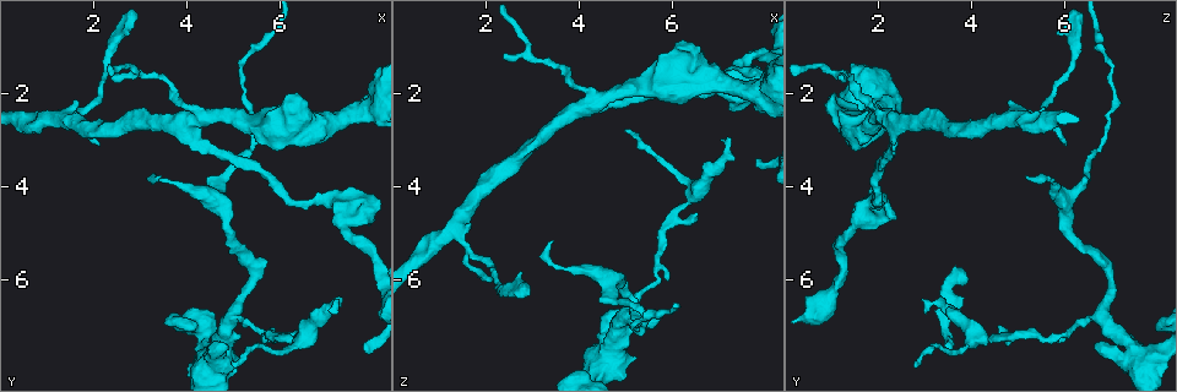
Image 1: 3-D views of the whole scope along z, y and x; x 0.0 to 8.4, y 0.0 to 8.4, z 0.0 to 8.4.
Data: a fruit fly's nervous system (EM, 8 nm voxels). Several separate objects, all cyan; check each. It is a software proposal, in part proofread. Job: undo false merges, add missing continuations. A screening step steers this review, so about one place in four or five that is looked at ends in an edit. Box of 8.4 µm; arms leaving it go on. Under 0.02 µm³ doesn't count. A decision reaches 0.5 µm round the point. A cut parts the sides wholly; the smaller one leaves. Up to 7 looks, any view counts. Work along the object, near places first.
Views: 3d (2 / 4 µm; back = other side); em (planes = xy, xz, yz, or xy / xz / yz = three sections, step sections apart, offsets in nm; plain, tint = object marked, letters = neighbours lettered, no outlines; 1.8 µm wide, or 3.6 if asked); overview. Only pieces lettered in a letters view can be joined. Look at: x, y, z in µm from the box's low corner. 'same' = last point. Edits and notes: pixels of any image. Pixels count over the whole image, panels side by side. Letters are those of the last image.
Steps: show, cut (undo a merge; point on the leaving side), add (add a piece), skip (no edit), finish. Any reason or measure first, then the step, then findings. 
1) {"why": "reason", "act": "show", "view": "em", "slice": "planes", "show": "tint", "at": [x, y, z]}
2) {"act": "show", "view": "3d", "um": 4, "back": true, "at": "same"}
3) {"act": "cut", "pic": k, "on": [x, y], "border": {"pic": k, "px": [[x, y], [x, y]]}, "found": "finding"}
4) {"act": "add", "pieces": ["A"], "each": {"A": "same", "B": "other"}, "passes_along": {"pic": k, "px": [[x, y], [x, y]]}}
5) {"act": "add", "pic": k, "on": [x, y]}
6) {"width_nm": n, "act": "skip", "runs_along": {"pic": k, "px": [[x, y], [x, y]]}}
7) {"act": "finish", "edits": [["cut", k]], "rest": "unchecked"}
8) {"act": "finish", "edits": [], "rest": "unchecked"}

{"why": "tapers out", "act": "show", "view": "em", "slice": "yz", "step": 16, "show": "tint", "at": [2.35, 1.70, 1.20]}

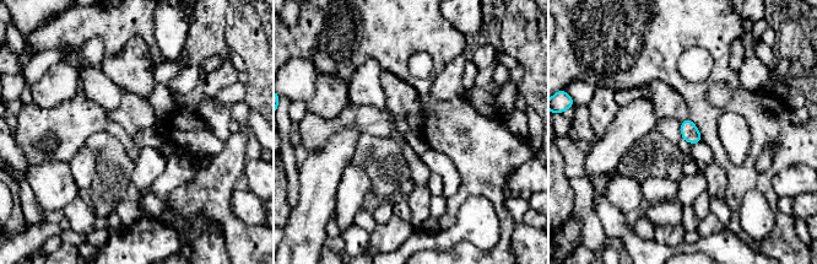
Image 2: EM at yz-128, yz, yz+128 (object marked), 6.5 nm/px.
{"why": "another direction", "act": "show", "view": "em", "slice": "planes", "show": "tint", "at": "same"}

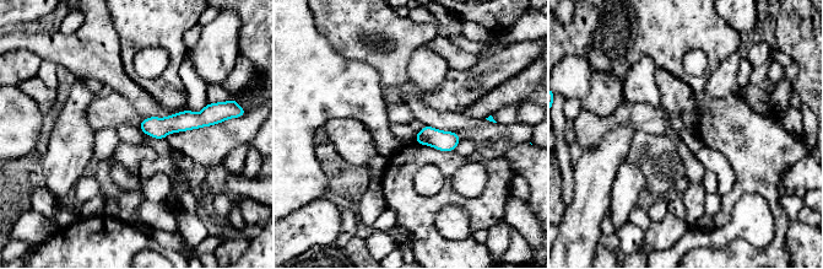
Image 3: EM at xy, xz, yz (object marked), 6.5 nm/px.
{"act": "show", "view": "em", "slice": "planes", "show": "letters", "at": "same"}

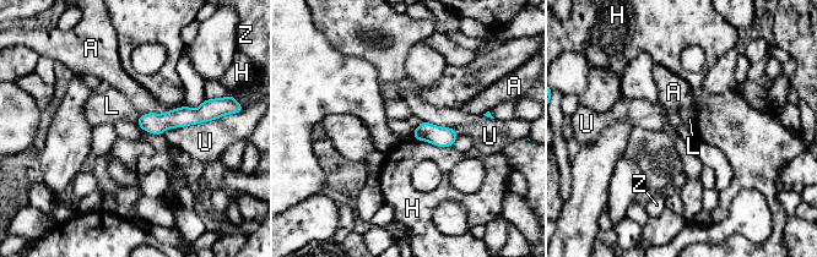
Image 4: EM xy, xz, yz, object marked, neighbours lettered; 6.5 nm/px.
{"longest_contact_nm": ["U", 400], "act": "skip", "each": {"A": "other", "H": "other", "L": "other", "U": "other", "Z": "other"}, "found": "no lettered piece goes on from it"}

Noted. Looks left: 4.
{"why": "four-way junction", "act": "show", "view": "em", "slice": "xz", "step": 4, "show": "tint", "at": [4.00, 2.70, 2.35]}

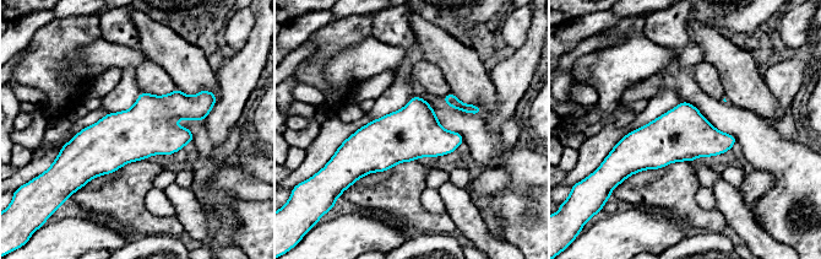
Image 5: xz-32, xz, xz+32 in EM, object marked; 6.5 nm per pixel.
{"act": "show", "view": "em", "slice": "planes", "show": "letters", "at": "same"}

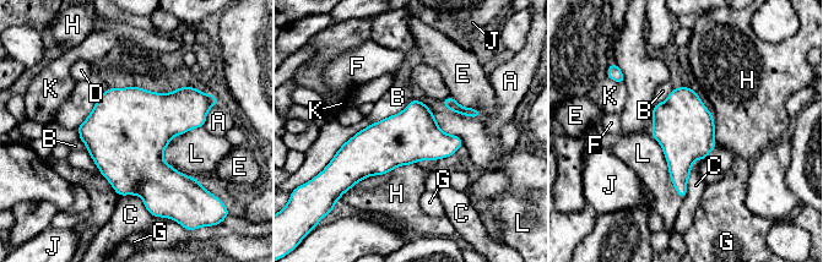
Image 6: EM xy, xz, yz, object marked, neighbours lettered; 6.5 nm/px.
{"width_nm": 340, "act": "skip", "each": {"A": "other", "B": "other", "C": "other", "D": "other", "E": "other", "F": "other", "G": "other", "H": "other", "J": "other", "K": "other", "L": "other"}, "border": {"pic": 6, "px": [[202, 126], [163, 152], [194, 179]]}, "found": "all the same cell"}

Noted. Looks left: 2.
{"why": "thick turns thin", "act": "show", "view": "em", "slice": "xy", "step": 8, "show": "tint", "at": [7.30, 4.60, 1.70]}

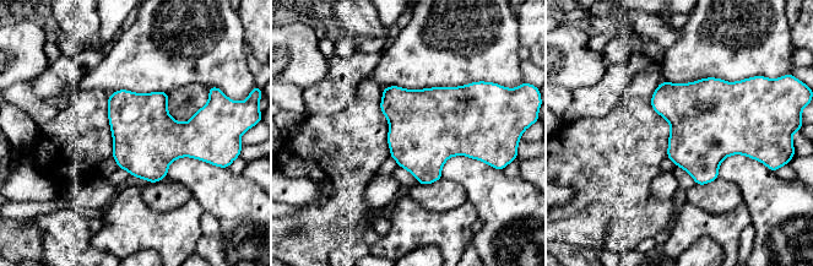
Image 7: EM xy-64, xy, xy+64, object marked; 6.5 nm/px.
{"why": "another direction", "act": "show", "view": "em", "slice": "planes", "show": "letters", "at": "same"}

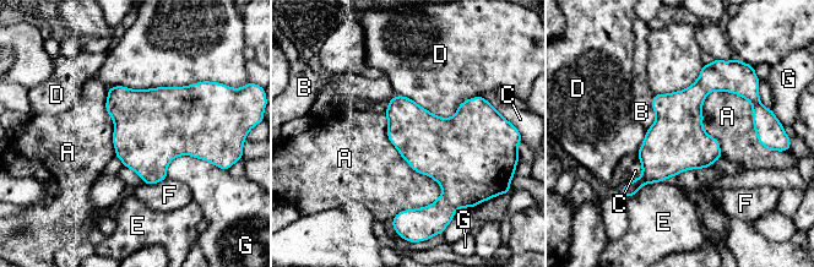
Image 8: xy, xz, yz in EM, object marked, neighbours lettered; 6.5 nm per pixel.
{"longest_contact_nm": ["A", 550], "act": "skip", "each": {"A": "other", "B": "other", "C": "other", "D": "other", "E": "other", "F": "other", "G": "other"}, "found": "one cell here"}

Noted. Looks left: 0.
{"act": "finish", "edits": [], "rest": "unchecked"}

